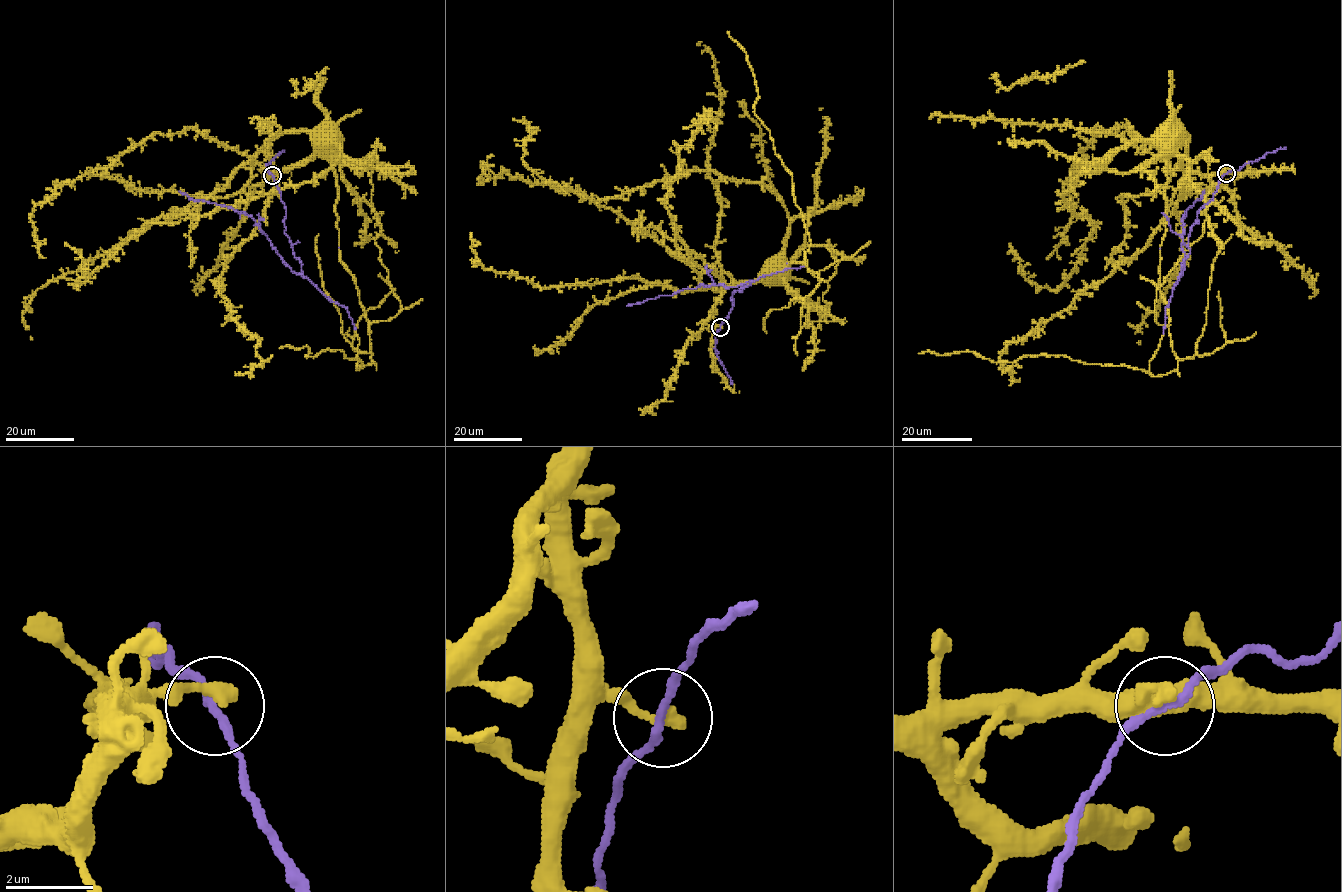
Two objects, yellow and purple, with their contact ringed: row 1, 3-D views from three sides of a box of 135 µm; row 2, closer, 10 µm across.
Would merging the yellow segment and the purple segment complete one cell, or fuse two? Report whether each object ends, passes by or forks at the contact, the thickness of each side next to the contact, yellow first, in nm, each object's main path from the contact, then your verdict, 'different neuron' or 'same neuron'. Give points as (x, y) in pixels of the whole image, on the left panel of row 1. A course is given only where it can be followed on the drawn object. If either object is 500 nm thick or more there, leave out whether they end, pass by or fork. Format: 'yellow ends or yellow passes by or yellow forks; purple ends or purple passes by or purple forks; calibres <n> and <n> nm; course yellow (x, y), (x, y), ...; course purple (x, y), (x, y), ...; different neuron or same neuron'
yellow ends; purple passes by; calibres 340 and 170 nm; course yellow (273, 175), (265, 176), (302, 164), (314, 151), (319, 140), (325, 139); course purple (273, 175), (285, 208), (285, 232), (302, 264), (301, 273), (283, 260), (250, 215), (179, 191); same neuron

